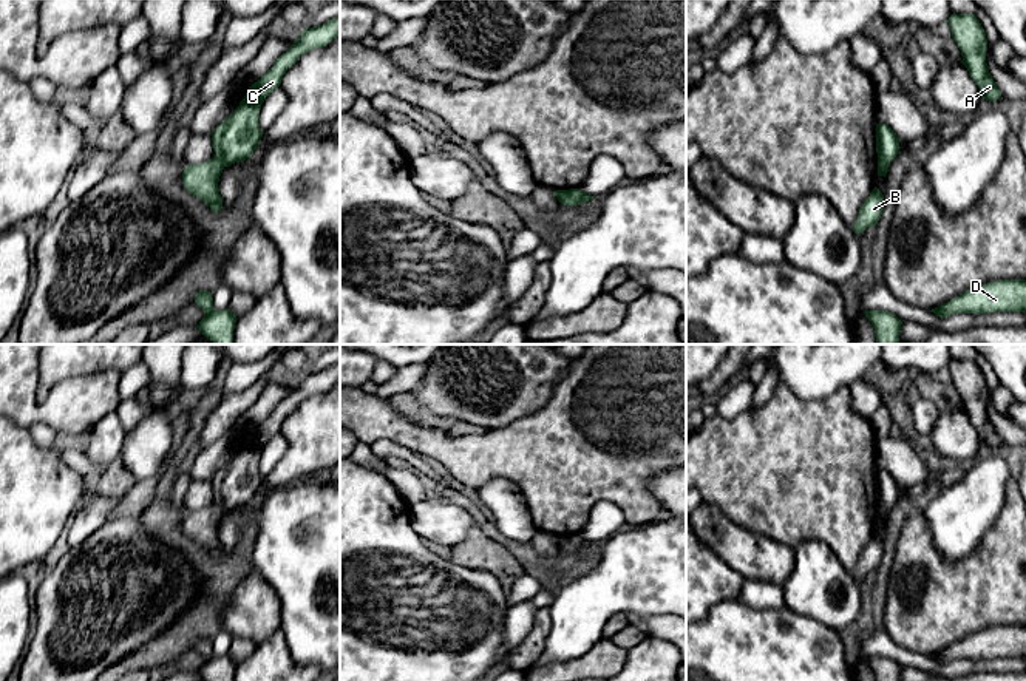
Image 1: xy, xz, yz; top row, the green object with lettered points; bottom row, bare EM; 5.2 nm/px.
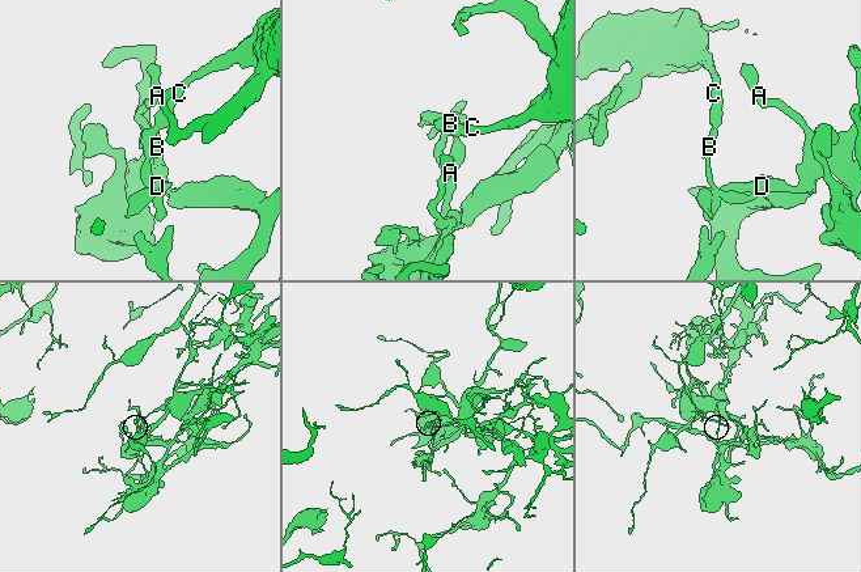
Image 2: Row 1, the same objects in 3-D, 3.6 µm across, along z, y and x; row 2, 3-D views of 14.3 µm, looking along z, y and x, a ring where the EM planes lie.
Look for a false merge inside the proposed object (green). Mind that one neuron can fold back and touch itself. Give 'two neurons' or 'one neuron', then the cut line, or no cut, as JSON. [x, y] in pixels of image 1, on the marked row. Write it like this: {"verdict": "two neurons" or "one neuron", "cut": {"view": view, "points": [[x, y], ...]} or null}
{"verdict": "two neurons", "cut": {"view": "xy", "points": [[214, 156], [224, 166]]}}

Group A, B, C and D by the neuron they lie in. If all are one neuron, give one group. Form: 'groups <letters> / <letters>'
groups A B D / C

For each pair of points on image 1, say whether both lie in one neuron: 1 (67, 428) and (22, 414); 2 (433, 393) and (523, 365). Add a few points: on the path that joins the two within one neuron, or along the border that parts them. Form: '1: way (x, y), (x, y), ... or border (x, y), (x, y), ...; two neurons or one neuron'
1: way (56, 417), (53, 414), (33, 414); one neuron
2: way (455, 385), (492, 371), (501, 371); one neuron

